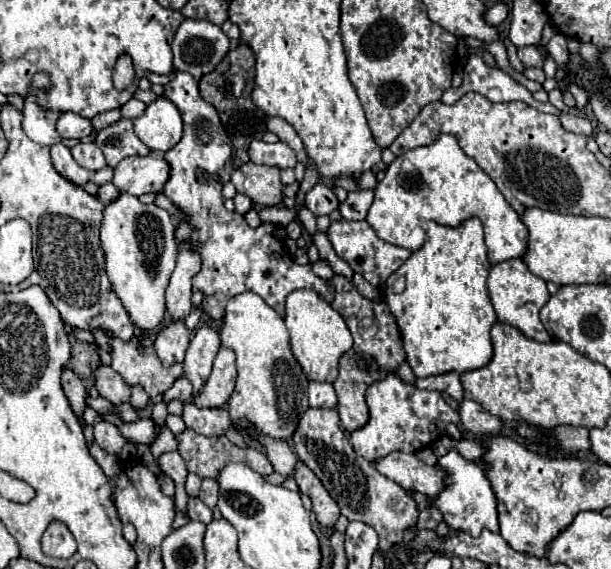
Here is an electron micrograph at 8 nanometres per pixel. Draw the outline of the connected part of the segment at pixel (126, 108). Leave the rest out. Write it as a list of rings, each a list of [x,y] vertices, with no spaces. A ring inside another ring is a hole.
[[[132,97],[126,105],[120,107],[120,111],[122,111],[122,117],[126,117],[126,119],[136,119],[136,117],[140,117],[140,115],[146,111],[146,103],[142,103],[142,101],[138,101],[138,99]]]

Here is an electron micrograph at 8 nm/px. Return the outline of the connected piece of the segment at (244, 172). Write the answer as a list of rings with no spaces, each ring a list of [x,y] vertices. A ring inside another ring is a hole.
[[[244,163],[234,169],[232,179],[238,193],[246,193],[256,205],[274,207],[282,203],[282,183],[280,171],[276,167]]]

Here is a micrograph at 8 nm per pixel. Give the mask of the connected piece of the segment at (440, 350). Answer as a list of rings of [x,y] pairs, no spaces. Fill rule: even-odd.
[[[472,217],[460,227],[444,227],[434,221],[428,221],[428,239],[424,247],[412,253],[400,269],[396,269],[386,281],[386,303],[392,303],[392,315],[402,333],[402,343],[406,351],[406,363],[412,367],[416,377],[430,377],[450,371],[474,371],[484,367],[492,359],[490,329],[496,323],[496,313],[492,309],[486,279],[490,273],[488,249],[484,245],[484,231],[480,219]],[[404,277],[406,287],[402,293],[392,293],[392,283]]]

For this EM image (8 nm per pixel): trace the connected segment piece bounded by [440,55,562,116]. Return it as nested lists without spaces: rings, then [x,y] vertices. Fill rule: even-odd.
[[[472,55],[464,67],[464,81],[458,89],[448,89],[440,101],[446,105],[456,103],[464,93],[468,91],[476,91],[480,95],[484,95],[490,101],[524,101],[530,107],[534,107],[544,113],[550,113],[557,116],[561,115],[561,111],[549,102],[543,103],[534,99],[533,94],[520,85],[514,77],[510,77],[508,73],[504,73],[498,67],[488,67],[482,57]]]

